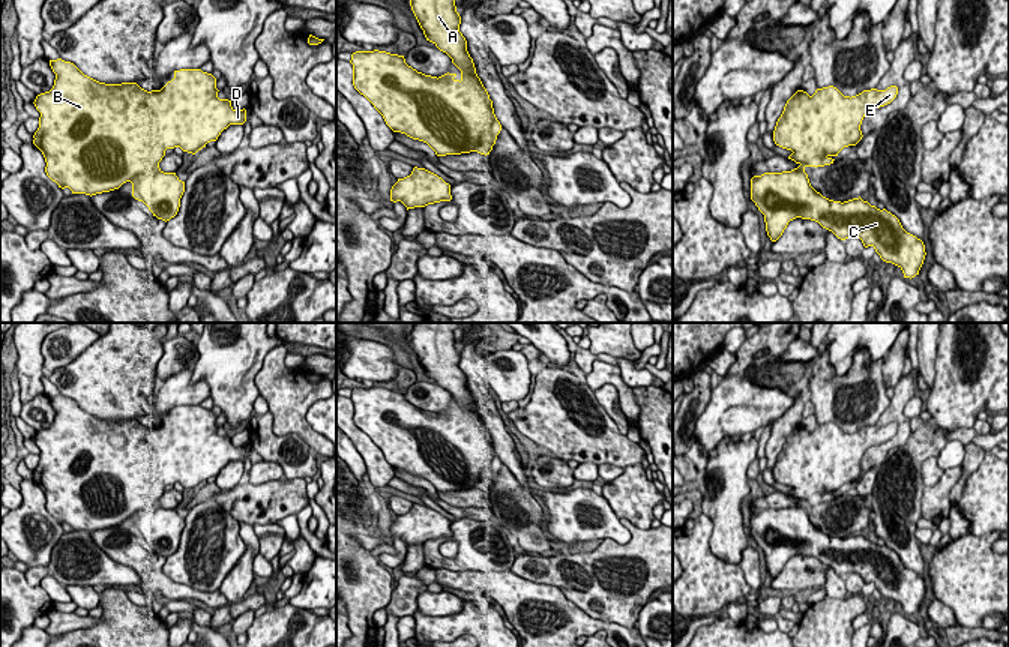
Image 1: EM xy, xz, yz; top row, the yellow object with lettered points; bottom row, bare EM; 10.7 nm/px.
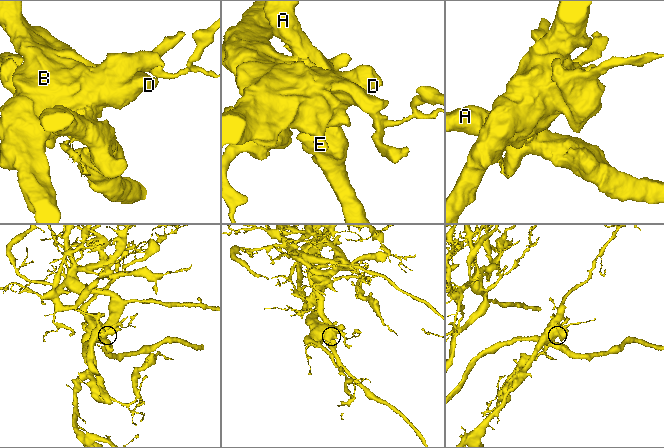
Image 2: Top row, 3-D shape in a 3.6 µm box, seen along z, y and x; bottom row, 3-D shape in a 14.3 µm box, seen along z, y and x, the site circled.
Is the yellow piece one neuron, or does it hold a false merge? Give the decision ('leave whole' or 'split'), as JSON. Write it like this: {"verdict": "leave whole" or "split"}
{"verdict": "split"}

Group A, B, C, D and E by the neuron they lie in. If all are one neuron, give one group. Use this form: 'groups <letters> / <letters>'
groups A C / B D E

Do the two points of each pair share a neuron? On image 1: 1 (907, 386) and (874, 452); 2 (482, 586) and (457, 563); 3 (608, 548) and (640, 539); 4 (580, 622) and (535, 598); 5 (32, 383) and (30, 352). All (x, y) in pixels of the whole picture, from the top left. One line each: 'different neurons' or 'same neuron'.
1: same neuron
2: different neurons
3: same neuron
4: same neuron
5: same neuron

